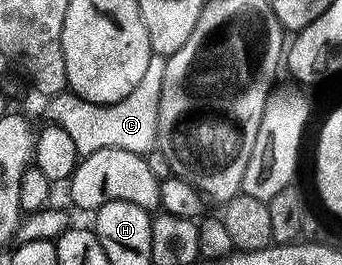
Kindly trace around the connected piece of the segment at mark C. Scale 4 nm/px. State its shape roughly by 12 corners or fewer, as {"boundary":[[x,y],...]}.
{"boundary":[[166,56],[119,102],[72,91],[44,102],[81,157],[103,148],[148,154],[158,140]]}

